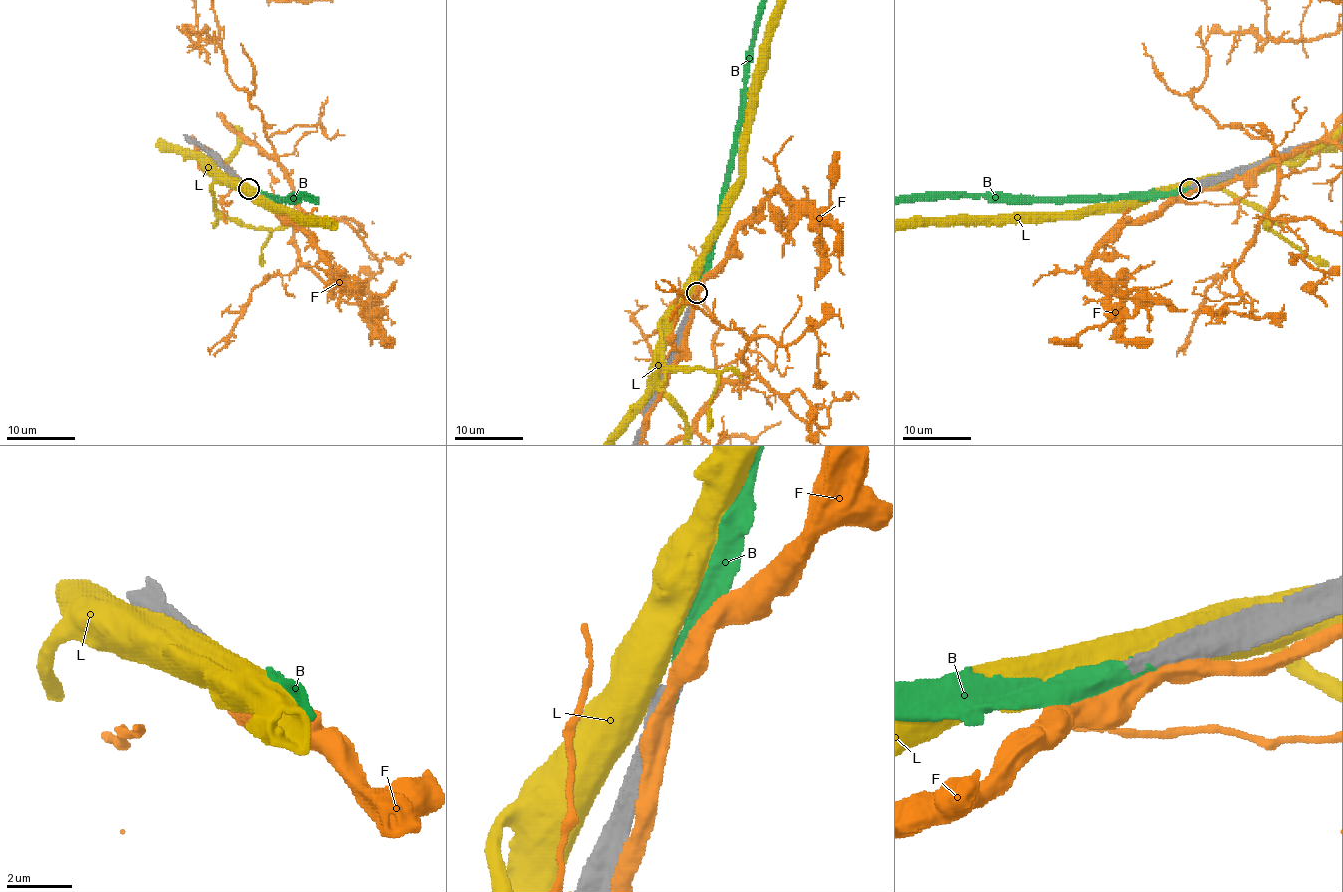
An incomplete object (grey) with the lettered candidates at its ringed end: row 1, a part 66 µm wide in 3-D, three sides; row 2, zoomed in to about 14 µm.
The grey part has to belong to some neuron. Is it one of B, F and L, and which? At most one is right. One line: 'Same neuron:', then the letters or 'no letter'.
Same neuron: B

